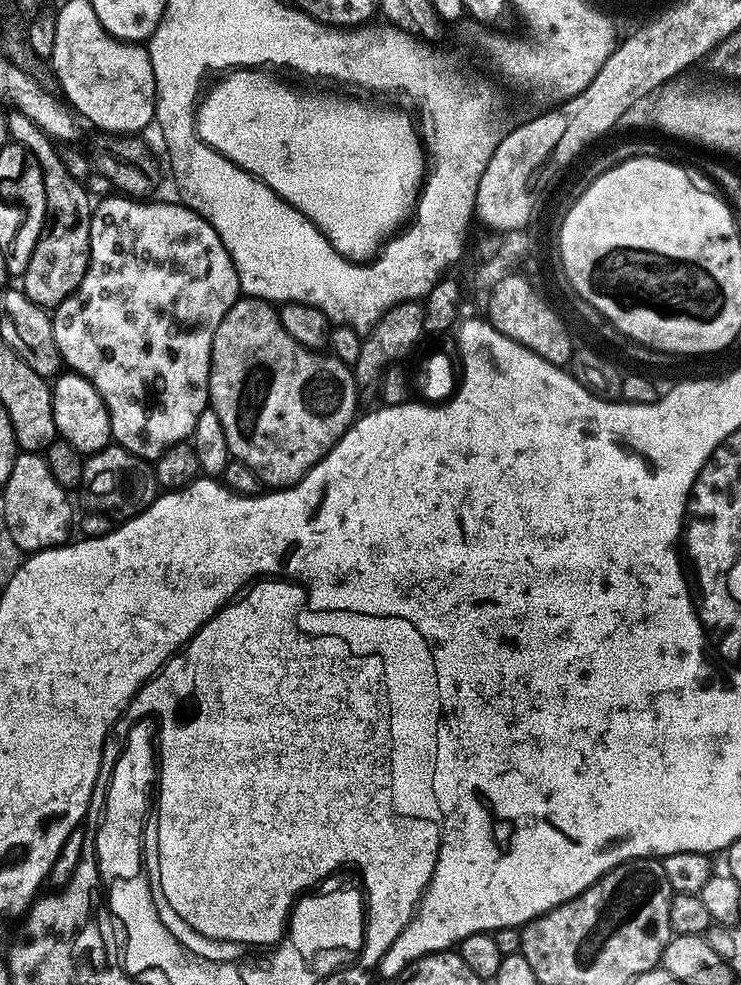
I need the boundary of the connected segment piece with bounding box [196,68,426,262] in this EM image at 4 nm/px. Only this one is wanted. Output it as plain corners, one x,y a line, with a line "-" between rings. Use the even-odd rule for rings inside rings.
237,68
229,71
208,94
203,95
196,109
196,132
213,148
220,152
230,162
234,162
251,176
256,176
270,190
274,190
280,199
287,202
289,208
296,208
302,215
316,225
328,243
338,250
340,256
347,256
353,262
365,261
381,247
381,244
396,230
394,229
408,214
413,211
421,190
422,181
426,173
426,149
422,143
421,135
411,126
390,116
380,118
368,110
360,108
347,108
346,105
326,104
322,100
311,100
308,96
299,96
291,92
284,84
279,84
272,76
267,76
267,71
256,68

